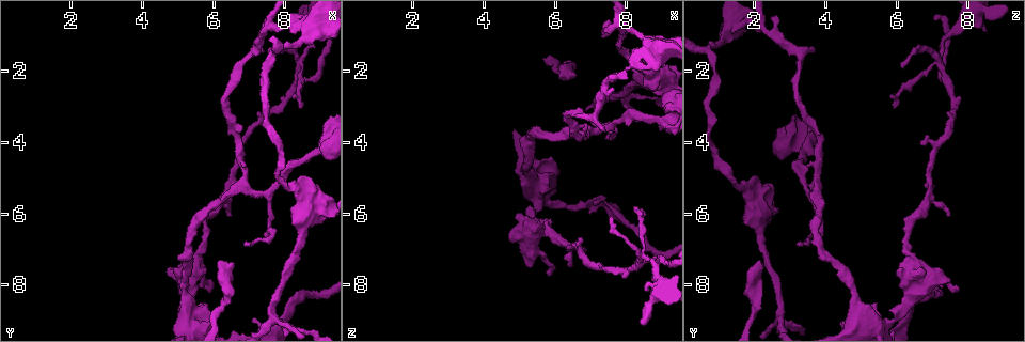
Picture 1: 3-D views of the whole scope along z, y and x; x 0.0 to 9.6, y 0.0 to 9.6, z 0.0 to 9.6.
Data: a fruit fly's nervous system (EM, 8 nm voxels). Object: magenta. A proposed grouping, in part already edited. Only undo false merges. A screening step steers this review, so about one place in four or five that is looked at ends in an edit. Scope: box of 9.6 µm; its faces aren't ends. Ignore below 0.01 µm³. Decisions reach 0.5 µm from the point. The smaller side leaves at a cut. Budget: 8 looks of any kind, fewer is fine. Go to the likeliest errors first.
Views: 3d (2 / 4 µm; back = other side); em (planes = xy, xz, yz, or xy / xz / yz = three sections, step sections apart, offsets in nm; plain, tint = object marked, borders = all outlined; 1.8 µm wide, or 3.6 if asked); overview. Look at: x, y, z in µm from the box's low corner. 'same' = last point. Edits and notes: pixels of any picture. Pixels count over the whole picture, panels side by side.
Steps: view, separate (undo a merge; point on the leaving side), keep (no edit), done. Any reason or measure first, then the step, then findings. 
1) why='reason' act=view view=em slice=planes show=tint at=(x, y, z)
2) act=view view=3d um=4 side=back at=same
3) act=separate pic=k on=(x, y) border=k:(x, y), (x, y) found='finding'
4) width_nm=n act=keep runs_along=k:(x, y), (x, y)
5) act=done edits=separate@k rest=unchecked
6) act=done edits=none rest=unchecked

why='thin neck' act=view view=3d um=2 at=(8.40, 1.75, 7.20)

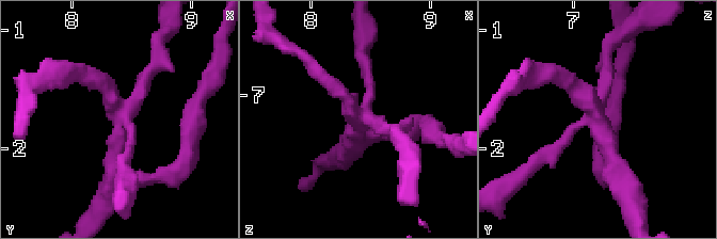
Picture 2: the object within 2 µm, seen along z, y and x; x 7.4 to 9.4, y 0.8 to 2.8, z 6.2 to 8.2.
arms=4 act=view view=em slice=planes show=tint at=(8.42, 1.72, 7.16)

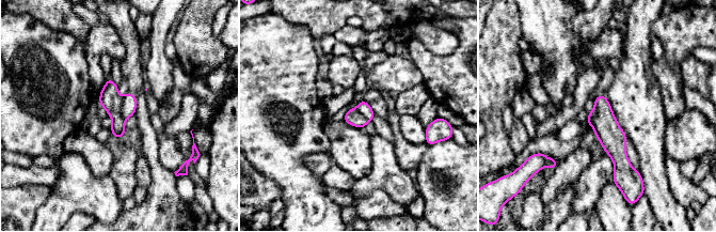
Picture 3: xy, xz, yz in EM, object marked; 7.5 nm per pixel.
width_nm=160 act=separate pic=3 on=(129, 104) found='two neurons meet here'

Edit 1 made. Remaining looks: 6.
why='three arms meet' act=view view=3d um=4 at=(7.55, 0.80, 2.20)

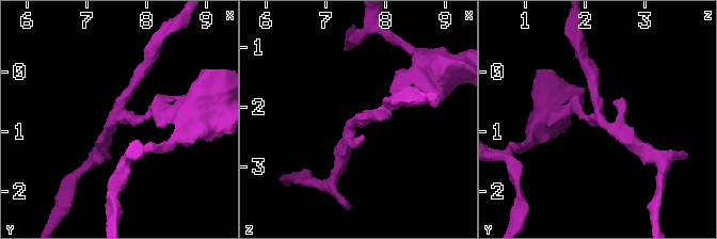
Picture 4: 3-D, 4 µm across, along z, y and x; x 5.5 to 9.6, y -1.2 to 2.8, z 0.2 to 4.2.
arms=3 arm_widths_nm=170,180,220 act=view view=em slice=xy step=8 show=plain at=(7.60, 0.70, 2.25)

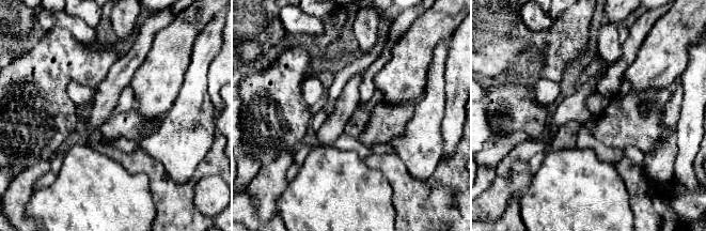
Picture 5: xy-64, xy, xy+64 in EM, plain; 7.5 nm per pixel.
why='with the object marked' act=view view=em slice=xy step=8 show=tint at=same

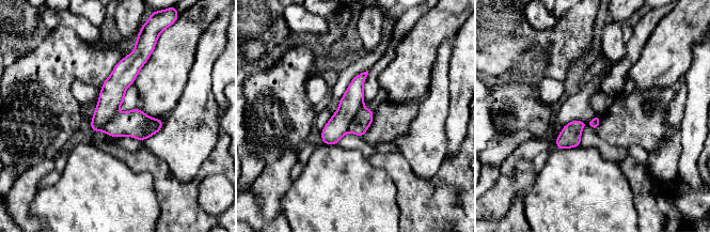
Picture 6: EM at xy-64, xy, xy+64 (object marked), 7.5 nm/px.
width_nm=80 act=separate pic=6 on=(361, 122) border=6:(362, 108), (351, 120), (347, 130) found='two neurons meet here'

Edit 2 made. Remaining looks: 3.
act=done edits=separate@3,separate@6 rest=unchecked

